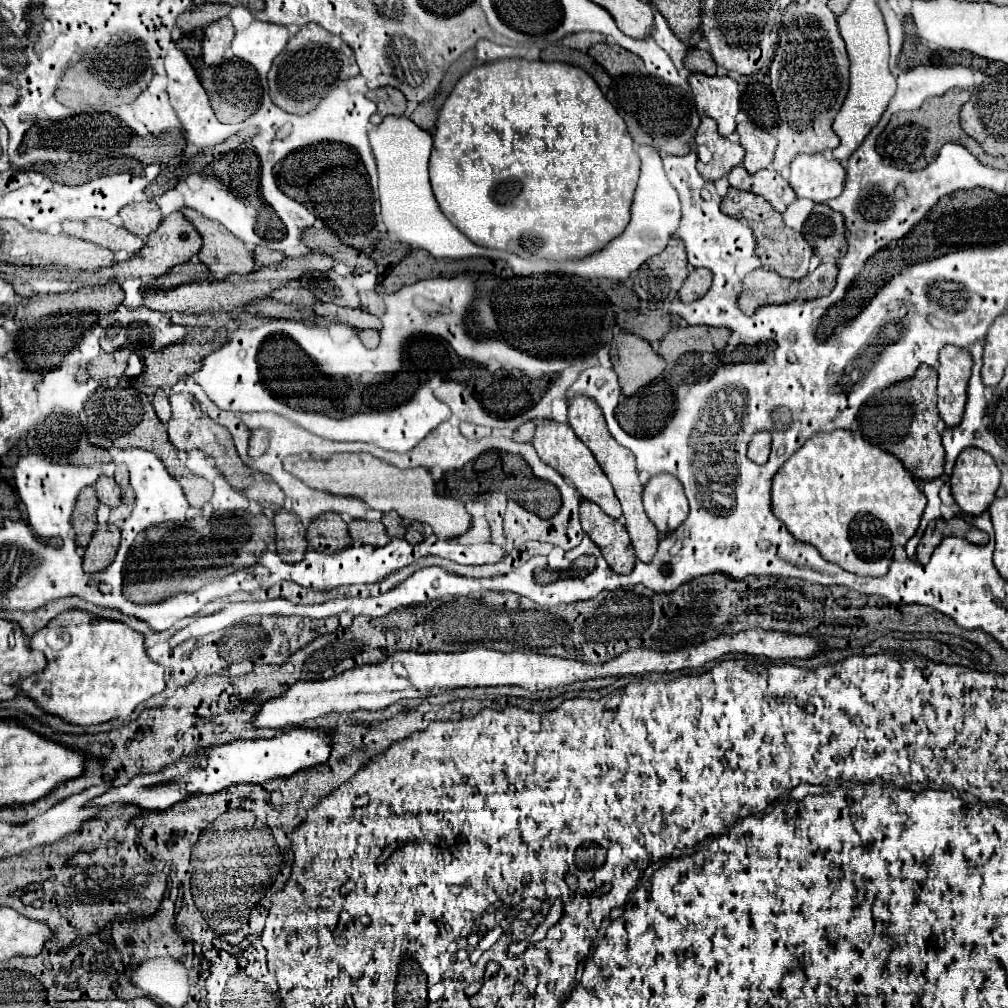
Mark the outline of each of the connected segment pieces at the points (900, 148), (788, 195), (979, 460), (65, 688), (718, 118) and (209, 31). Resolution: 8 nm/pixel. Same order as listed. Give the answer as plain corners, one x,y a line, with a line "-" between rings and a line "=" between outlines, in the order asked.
951,90
941,98
927,98
925,104
917,112
899,112
893,114
891,122
883,130
883,134
877,138
877,152
887,158
893,166
901,170
923,170
929,162
933,162
941,150
943,144
947,142
959,142
965,146
981,164
1005,170
1007,168
1007,158
1003,156
989,156
971,136
967,136
959,124
959,112
961,106
969,100
967,90
=
737,166
727,178
733,188
753,192
769,200
777,212
785,212
785,208
797,198
789,182
775,170
759,170
757,174
749,174
743,166
=
977,448
959,454
951,474
951,494
965,514
979,516
995,500
1001,472
993,458
=
69,610
59,614
31,636
29,646
45,654
47,666
39,674
21,680
19,690
43,712
75,726
127,718
141,702
165,688
163,666
147,656
143,636
133,632
127,624
97,620
89,612
=
691,74
689,84
695,94
697,110
713,118
721,136
735,132
735,116
741,110
741,92
729,76
=
229,18
217,20
215,24
205,28
203,60
207,66
217,66
223,62
223,54
231,46
233,36
235,36
235,28
233,28

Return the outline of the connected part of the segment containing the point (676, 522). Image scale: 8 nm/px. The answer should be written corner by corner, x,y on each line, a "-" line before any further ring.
671,474
653,476
643,490
645,512
659,532
673,532
689,514
681,482

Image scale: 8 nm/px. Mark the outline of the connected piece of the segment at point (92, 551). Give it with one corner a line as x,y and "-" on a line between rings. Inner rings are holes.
101,524
93,534
89,546
85,548
83,570
87,574
103,572
103,568
107,568
111,560
115,560
115,554
119,550
119,540
121,540
121,532
115,524

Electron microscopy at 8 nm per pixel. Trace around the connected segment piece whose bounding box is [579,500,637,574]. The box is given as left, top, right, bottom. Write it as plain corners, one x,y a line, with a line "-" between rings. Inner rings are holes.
587,500
581,502
579,514
583,532
601,548
609,568
617,574
629,574
635,568
637,558
625,526

